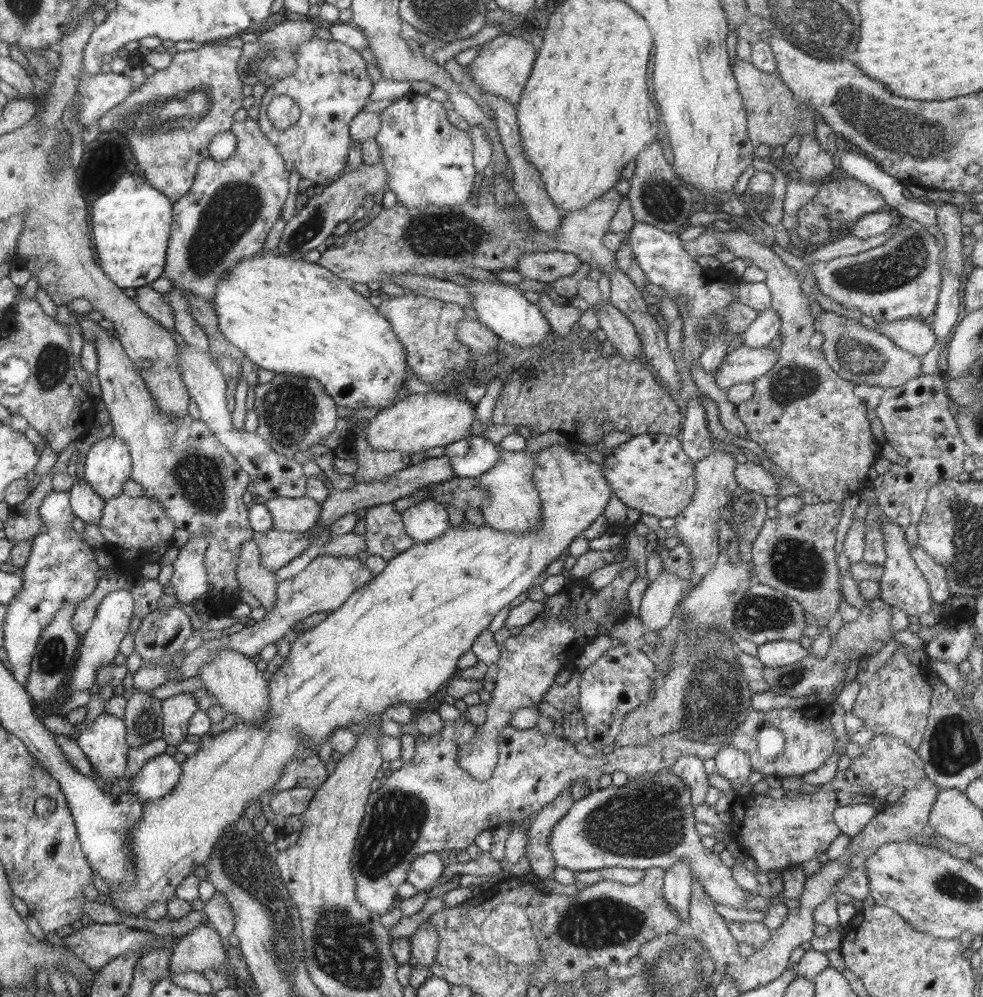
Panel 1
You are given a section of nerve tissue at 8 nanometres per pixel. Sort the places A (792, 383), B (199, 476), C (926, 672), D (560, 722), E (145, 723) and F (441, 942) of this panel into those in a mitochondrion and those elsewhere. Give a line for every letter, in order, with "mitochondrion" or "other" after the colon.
A: mitochondrion
B: mitochondrion
C: other
D: other
E: mitochondrion
F: other

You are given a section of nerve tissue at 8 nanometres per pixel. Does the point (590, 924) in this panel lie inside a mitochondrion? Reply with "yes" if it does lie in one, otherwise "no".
yes

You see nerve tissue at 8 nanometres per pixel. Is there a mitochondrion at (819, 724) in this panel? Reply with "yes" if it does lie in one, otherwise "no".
no

